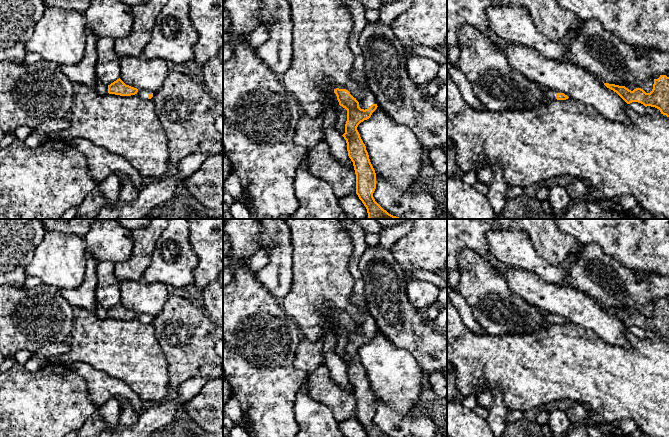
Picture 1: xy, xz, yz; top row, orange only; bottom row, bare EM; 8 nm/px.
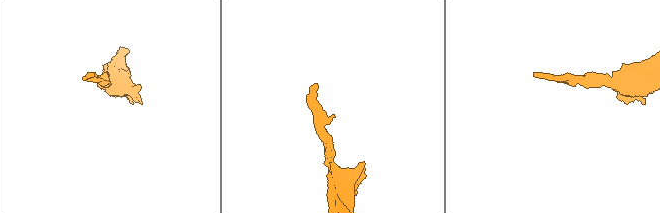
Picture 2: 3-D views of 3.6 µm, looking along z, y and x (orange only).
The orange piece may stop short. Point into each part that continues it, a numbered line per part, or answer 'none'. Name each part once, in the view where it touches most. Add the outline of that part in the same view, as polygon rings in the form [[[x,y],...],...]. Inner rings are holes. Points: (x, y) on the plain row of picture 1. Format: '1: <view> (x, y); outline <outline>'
1: xz (358, 236); outline [[[338,219],[345,231],[350,235],[352,245],[354,247],[351,257],[349,259],[348,268],[354,279],[353,294],[351,302],[358,306],[364,316],[364,322],[361,325],[362,332],[368,333],[372,328],[377,328],[374,318],[369,313],[363,290],[364,280],[358,268],[358,262],[367,249],[366,234],[355,219]]]

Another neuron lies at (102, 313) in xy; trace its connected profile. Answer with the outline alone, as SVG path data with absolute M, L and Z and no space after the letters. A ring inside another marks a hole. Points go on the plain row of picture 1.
M97 303L94 313L100 319L108 318L108 310L105 309L100 303Z

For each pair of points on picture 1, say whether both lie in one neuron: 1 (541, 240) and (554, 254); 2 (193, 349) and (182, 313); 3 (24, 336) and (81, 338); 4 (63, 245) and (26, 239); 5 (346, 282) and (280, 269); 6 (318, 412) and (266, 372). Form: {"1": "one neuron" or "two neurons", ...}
{"1": "one neuron", "2": "one neuron", "3": "two neurons", "4": "two neurons", "5": "two neurons", "6": "two neurons"}

